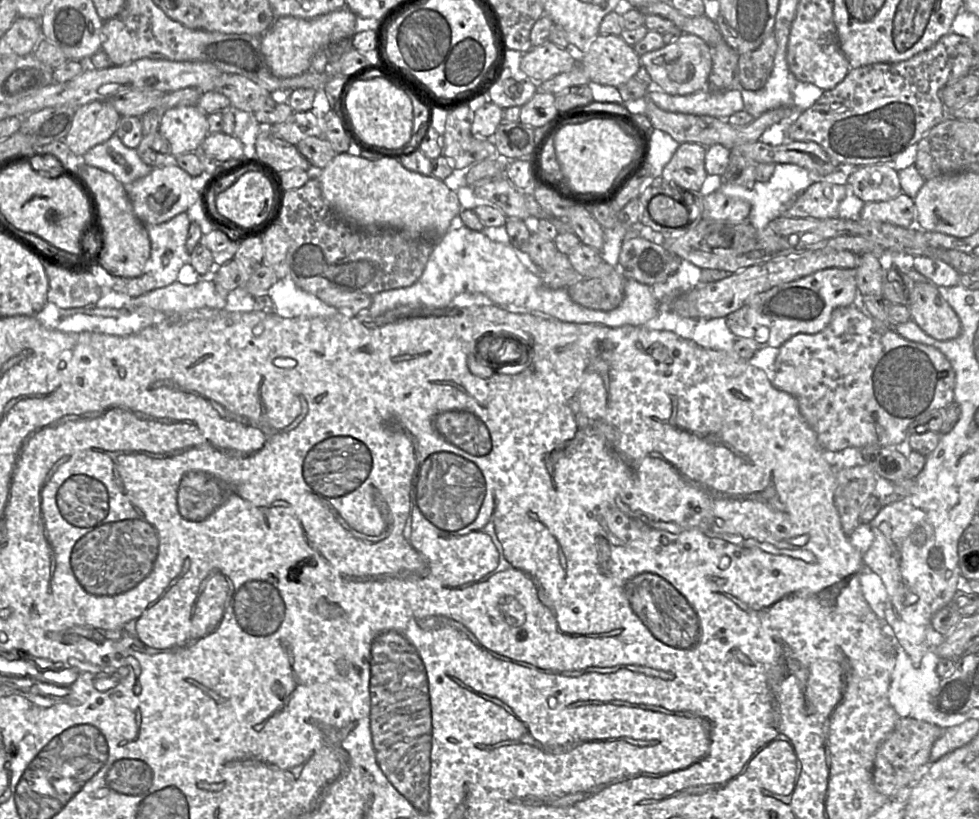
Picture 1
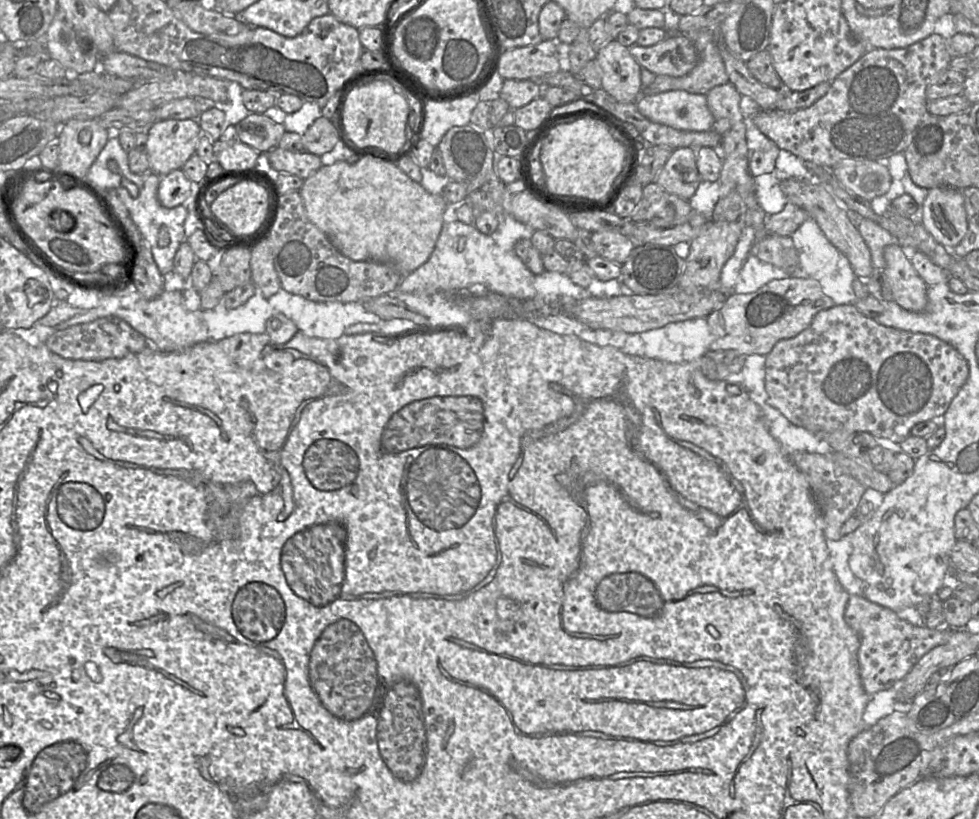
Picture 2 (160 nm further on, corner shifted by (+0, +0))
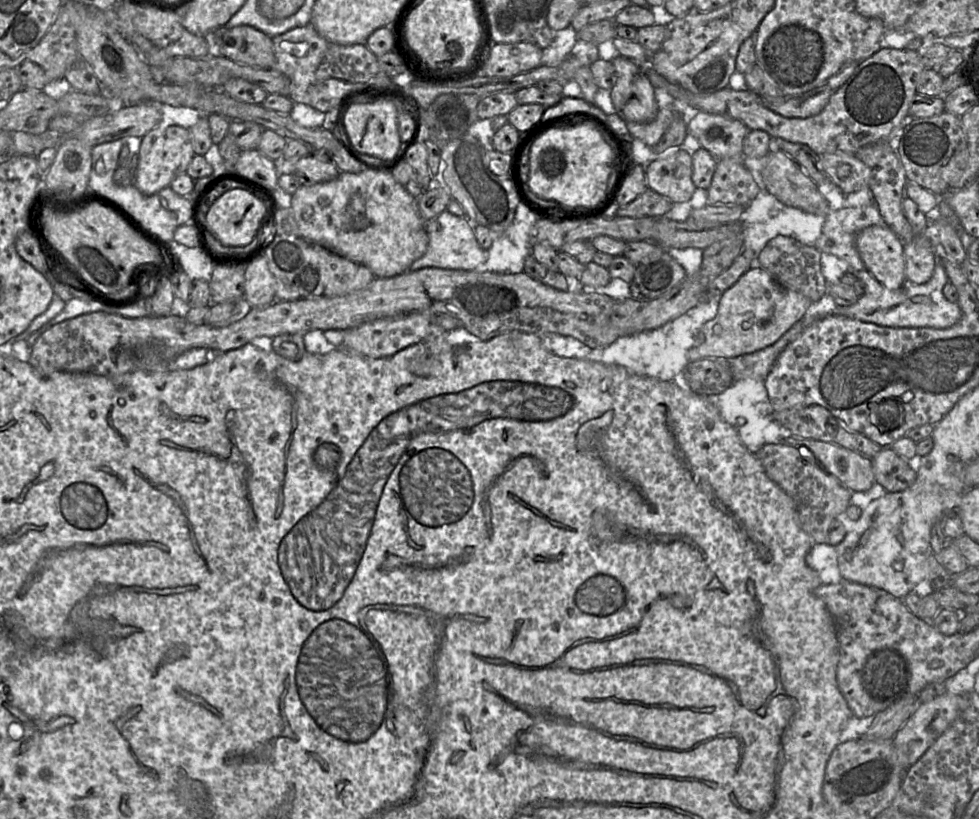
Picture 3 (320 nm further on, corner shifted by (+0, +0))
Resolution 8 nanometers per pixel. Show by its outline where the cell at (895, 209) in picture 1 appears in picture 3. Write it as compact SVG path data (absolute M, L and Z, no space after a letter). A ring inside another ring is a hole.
M909 197L902 201L903 212L910 223L914 238L904 244L905 276L908 284L928 282L937 264L929 232L929 220Z

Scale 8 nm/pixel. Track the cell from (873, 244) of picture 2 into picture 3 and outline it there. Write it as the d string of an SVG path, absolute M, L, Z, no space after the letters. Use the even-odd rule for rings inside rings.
M875 204L833 208L825 216L816 248L846 261L855 271L866 269L856 248L856 235L866 227L883 224Z

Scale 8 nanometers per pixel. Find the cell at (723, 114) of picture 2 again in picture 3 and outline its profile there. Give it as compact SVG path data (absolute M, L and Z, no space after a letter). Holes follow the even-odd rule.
M692 111L687 118L690 133L717 160L743 156L743 141L748 128L734 118L703 111Z

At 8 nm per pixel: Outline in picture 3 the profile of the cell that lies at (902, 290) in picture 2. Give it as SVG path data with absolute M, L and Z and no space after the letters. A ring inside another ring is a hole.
M873 225L861 230L855 239L865 268L889 290L907 284L904 243L887 225Z

